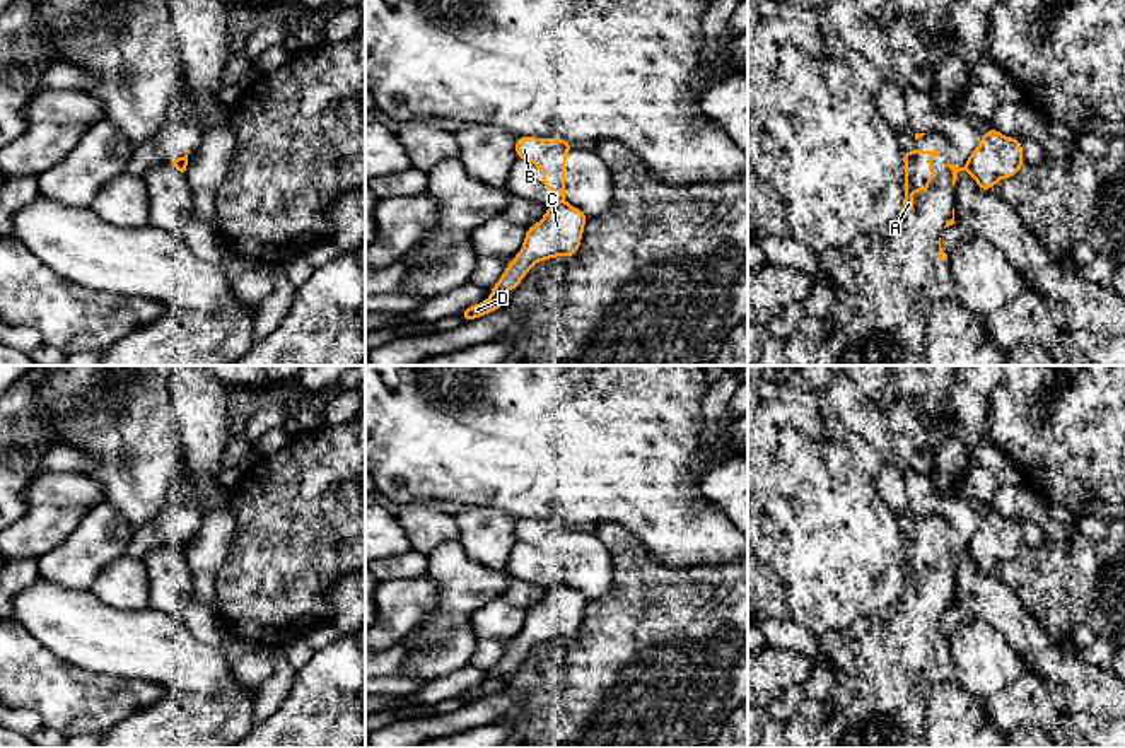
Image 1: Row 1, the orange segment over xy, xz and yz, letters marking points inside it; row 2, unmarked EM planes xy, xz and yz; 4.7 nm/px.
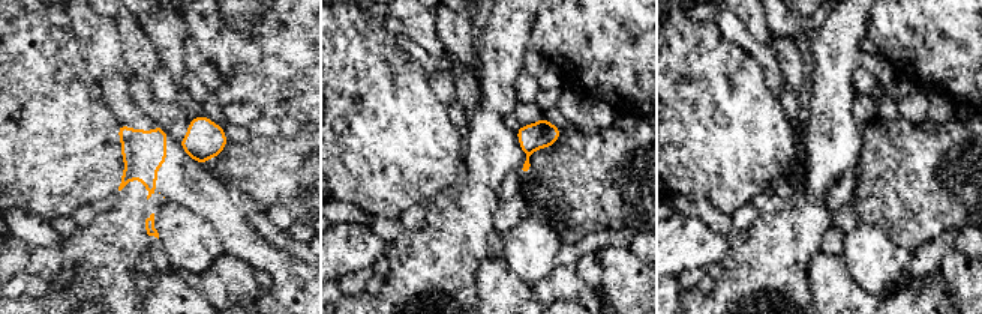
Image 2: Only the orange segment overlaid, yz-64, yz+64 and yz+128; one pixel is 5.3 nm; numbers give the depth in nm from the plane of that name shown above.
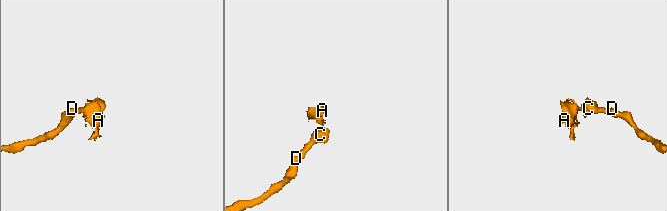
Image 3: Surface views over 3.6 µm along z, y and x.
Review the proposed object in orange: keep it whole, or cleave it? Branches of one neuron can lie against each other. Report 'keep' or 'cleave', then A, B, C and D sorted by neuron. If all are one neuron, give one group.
cleave | A B / C D

